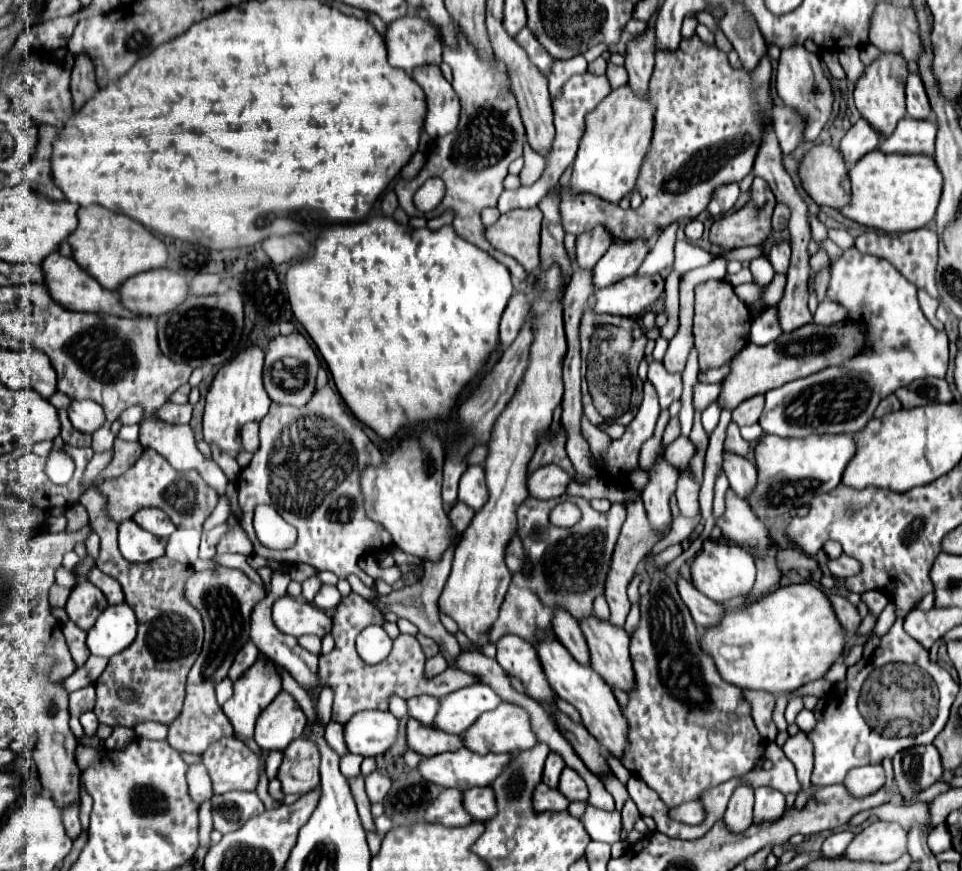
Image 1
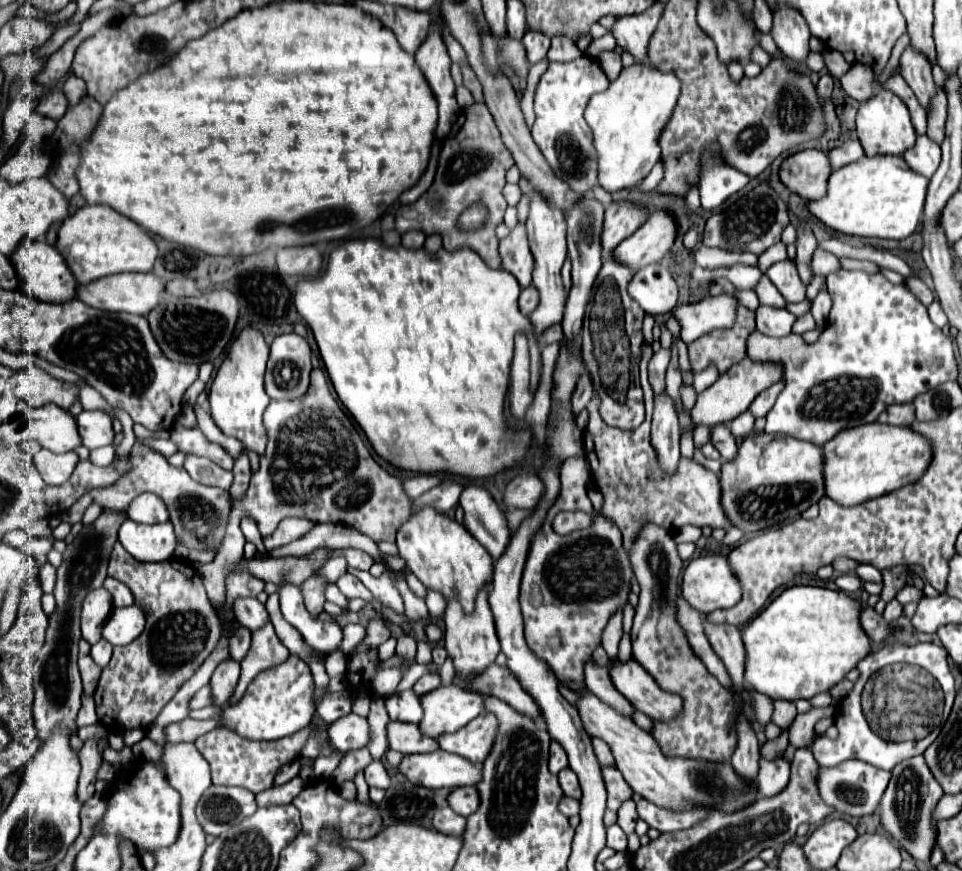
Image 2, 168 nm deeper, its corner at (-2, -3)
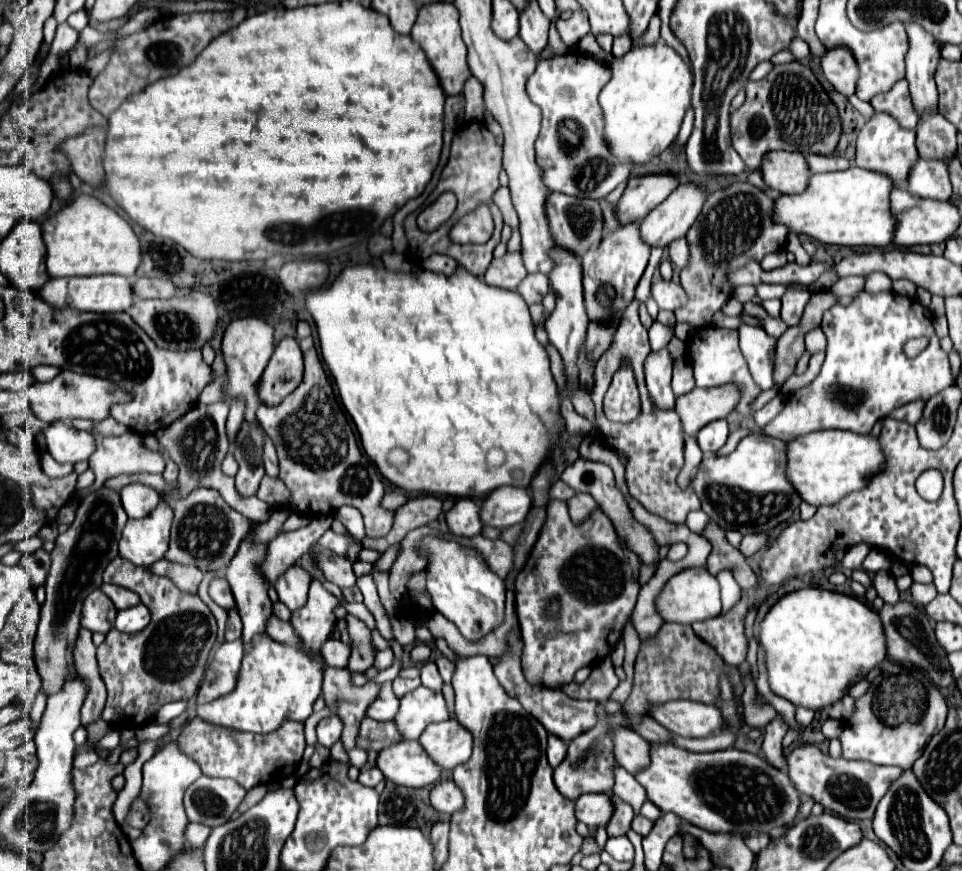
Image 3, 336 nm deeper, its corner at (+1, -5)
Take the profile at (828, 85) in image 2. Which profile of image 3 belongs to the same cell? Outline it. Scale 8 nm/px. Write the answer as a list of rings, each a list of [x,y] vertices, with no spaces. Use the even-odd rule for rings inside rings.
[[[833,48],[827,50],[827,54],[821,60],[825,78],[835,86],[843,88],[845,96],[851,96],[855,92],[855,78],[857,78],[857,66],[847,48]]]

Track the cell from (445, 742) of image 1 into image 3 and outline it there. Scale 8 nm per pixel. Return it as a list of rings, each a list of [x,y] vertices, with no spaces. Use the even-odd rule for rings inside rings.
[[[365,718],[359,730],[359,748],[363,750],[385,750],[397,742],[401,742],[403,736],[399,736],[399,728],[395,728],[395,722],[377,722],[371,718]]]

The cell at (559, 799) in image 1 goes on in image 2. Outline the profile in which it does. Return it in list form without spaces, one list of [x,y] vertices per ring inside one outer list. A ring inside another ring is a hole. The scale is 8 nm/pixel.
[[[562,798],[562,802],[560,802],[560,810],[562,810],[562,814],[564,816],[574,816],[574,814],[578,814],[580,812],[580,802],[576,800],[576,798]]]

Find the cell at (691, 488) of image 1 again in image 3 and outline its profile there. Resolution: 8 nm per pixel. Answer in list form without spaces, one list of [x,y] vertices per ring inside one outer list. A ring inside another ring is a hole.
[[[685,568],[675,574],[663,588],[657,600],[657,608],[665,622],[677,624],[693,624],[707,618],[715,618],[721,612],[721,588],[717,576],[713,576],[707,568]]]

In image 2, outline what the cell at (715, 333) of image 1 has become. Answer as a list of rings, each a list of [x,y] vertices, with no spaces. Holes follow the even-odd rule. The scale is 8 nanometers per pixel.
[[[738,306],[738,320],[732,328],[712,330],[688,344],[692,372],[696,374],[704,370],[710,362],[714,362],[720,368],[720,374],[724,374],[732,364],[744,360],[746,338],[754,328],[754,312],[744,306]]]

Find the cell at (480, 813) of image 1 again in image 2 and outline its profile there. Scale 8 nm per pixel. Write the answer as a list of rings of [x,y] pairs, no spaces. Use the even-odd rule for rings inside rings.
[[[460,786],[460,788],[454,788],[450,794],[448,794],[448,806],[462,814],[462,816],[470,816],[476,806],[478,806],[478,792],[474,786]]]

